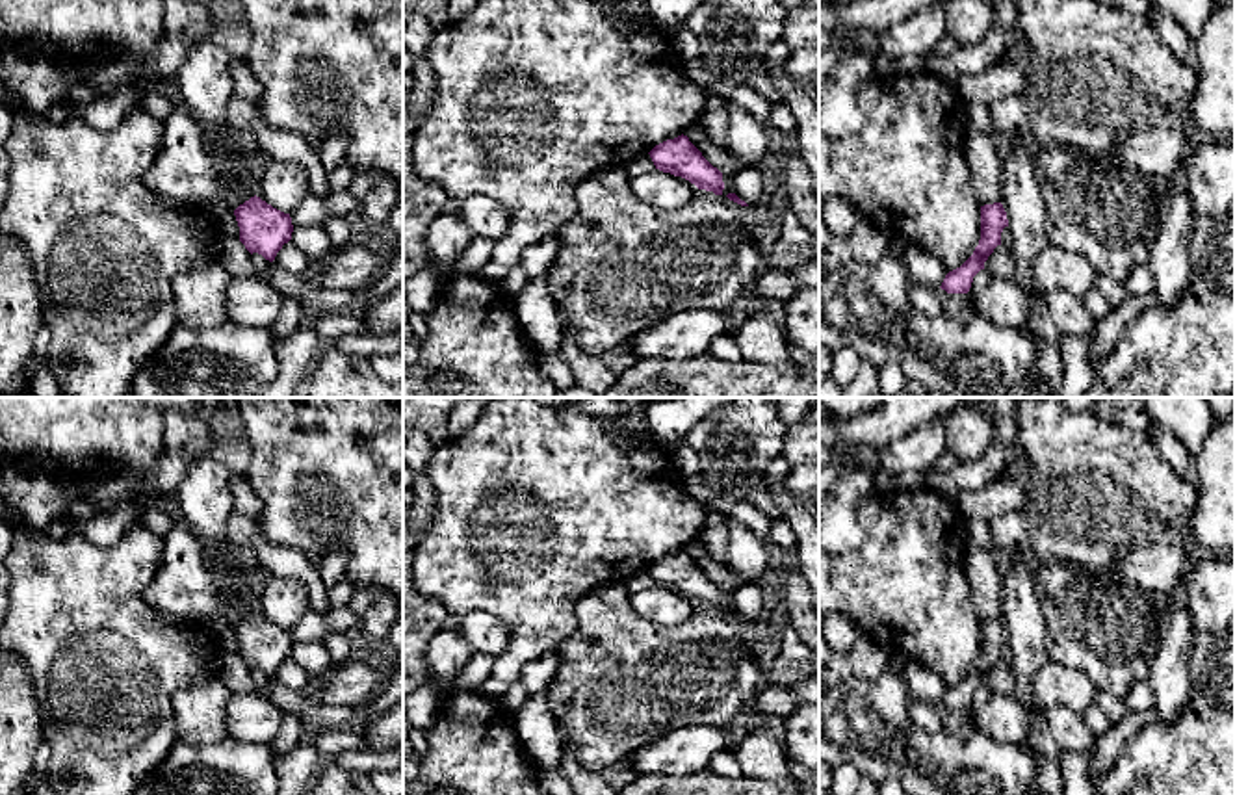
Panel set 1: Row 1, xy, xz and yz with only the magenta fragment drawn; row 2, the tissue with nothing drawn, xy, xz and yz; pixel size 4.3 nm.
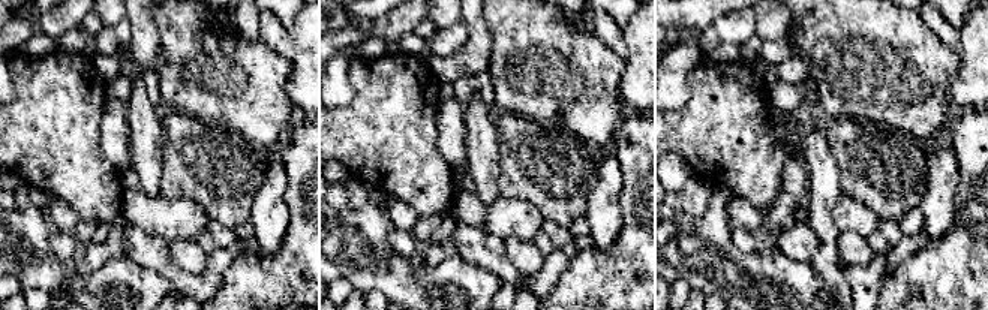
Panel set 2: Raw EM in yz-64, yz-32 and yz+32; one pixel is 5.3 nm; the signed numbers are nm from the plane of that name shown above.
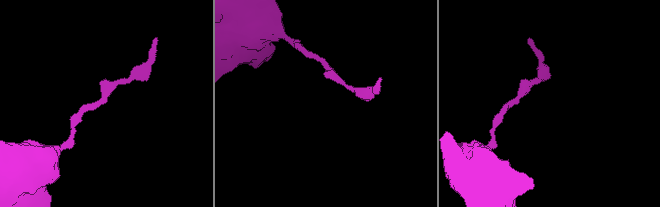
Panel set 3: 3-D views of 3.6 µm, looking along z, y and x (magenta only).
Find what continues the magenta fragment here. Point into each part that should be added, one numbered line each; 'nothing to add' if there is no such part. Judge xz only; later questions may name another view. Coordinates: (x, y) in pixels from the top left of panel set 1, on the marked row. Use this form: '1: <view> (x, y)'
nothing to add

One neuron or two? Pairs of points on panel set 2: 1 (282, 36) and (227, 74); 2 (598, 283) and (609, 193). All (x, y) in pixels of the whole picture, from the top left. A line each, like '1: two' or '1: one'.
1: two
2: two

